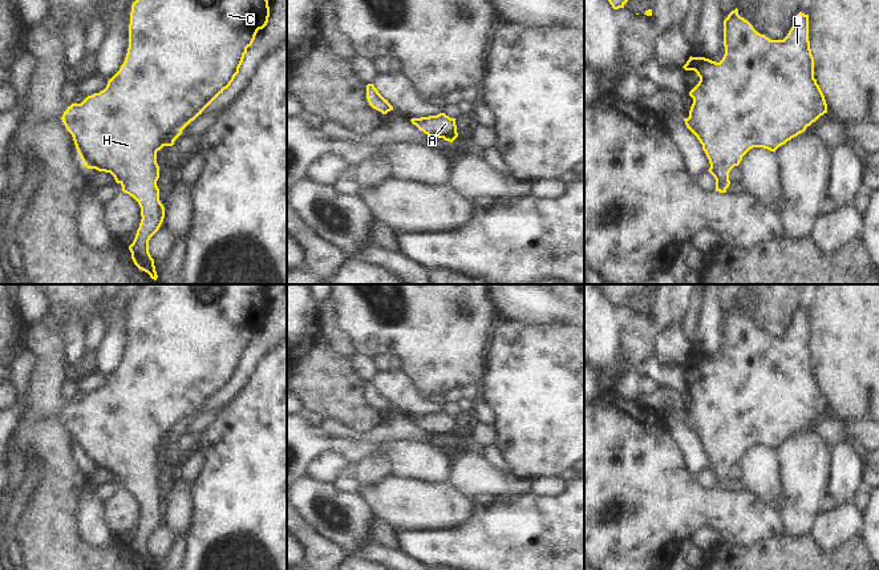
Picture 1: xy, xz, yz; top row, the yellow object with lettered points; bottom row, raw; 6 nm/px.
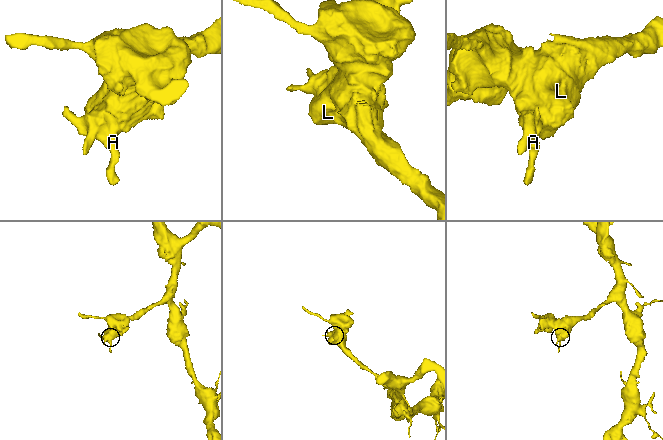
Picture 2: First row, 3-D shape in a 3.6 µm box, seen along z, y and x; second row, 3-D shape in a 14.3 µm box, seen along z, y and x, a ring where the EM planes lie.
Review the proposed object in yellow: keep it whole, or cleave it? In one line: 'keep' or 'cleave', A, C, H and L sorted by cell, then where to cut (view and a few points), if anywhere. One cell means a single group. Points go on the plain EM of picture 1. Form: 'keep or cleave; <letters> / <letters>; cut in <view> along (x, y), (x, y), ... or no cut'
keep; A C H L; no cut

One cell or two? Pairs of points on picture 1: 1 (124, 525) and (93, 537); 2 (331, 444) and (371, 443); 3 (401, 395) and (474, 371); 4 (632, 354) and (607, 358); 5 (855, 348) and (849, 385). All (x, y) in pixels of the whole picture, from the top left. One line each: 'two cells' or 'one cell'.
1: two cells
2: one cell
3: two cells
4: two cells
5: one cell

